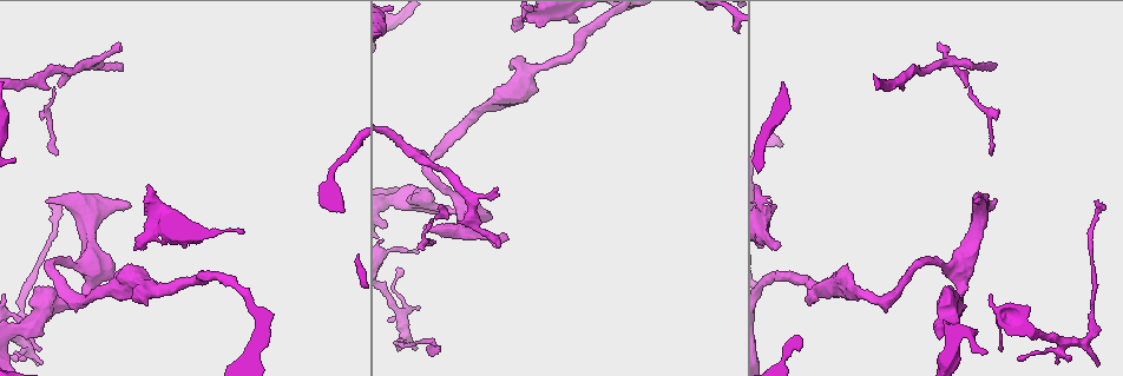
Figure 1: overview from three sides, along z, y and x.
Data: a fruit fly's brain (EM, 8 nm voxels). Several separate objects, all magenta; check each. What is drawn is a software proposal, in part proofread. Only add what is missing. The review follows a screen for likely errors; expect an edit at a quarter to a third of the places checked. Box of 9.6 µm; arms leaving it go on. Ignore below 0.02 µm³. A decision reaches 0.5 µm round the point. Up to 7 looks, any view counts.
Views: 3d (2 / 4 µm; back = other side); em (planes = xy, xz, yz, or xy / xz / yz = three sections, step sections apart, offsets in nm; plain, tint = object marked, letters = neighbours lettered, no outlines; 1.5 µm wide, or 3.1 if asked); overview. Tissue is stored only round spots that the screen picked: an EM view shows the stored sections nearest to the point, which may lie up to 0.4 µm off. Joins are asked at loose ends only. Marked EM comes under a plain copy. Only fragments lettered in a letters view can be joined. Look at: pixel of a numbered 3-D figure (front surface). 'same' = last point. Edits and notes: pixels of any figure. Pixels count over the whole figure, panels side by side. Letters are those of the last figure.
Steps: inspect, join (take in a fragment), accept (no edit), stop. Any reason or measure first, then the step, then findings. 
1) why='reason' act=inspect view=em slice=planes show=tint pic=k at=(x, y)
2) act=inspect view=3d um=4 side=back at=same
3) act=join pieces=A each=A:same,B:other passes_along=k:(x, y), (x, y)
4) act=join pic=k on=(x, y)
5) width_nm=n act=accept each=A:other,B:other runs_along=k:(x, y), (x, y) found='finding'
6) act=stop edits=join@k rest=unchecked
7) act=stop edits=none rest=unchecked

why='thick end' act=inspect view=em slice=planes show=letters pic=1 at=(510, 69)

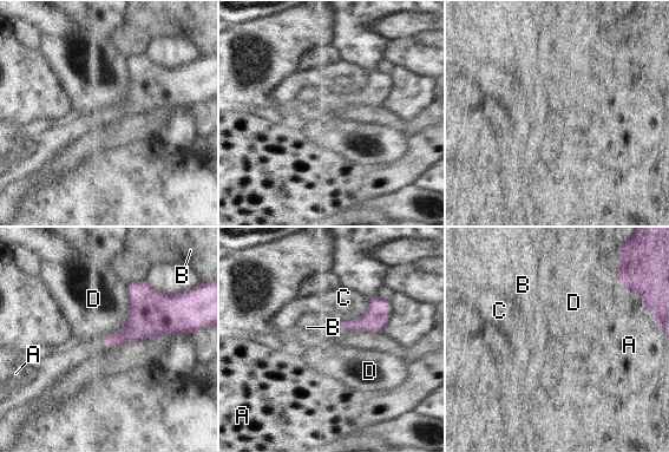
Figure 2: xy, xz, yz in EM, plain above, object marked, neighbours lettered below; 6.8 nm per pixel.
longest_contact=D:400nm act=accept each=A:other,B:other,C:other,D:other found='none of them fits'

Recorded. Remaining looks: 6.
why='branch stops here' act=inspect view=3d um=2 pic=1 at=(422, 228)

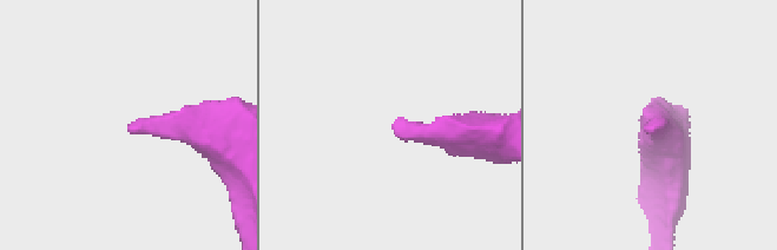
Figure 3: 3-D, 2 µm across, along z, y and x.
act=inspect view=em slice=planes show=letters pic=3 at=(391, 125)

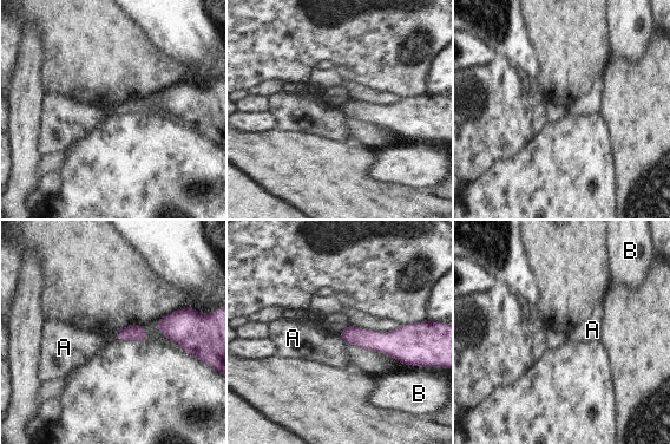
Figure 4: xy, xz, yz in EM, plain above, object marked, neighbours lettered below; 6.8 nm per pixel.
longest_contact=A:80nm act=accept each=A:other,B:other border=4:(339, 334), (346, 343) found='no lettered fragment goes on from it'

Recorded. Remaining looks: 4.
act=stop edits=none rest=unchecked

